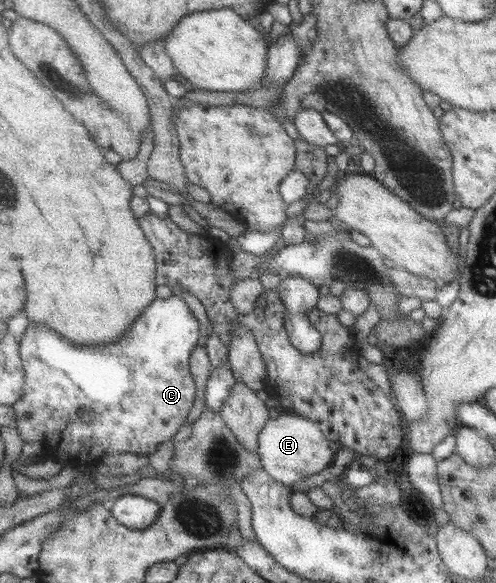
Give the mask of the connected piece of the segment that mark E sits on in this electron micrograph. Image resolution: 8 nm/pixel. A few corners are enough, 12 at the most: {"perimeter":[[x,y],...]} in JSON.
{"perimeter":[[271,419],[260,441],[264,468],[291,488],[337,456],[321,423]]}

